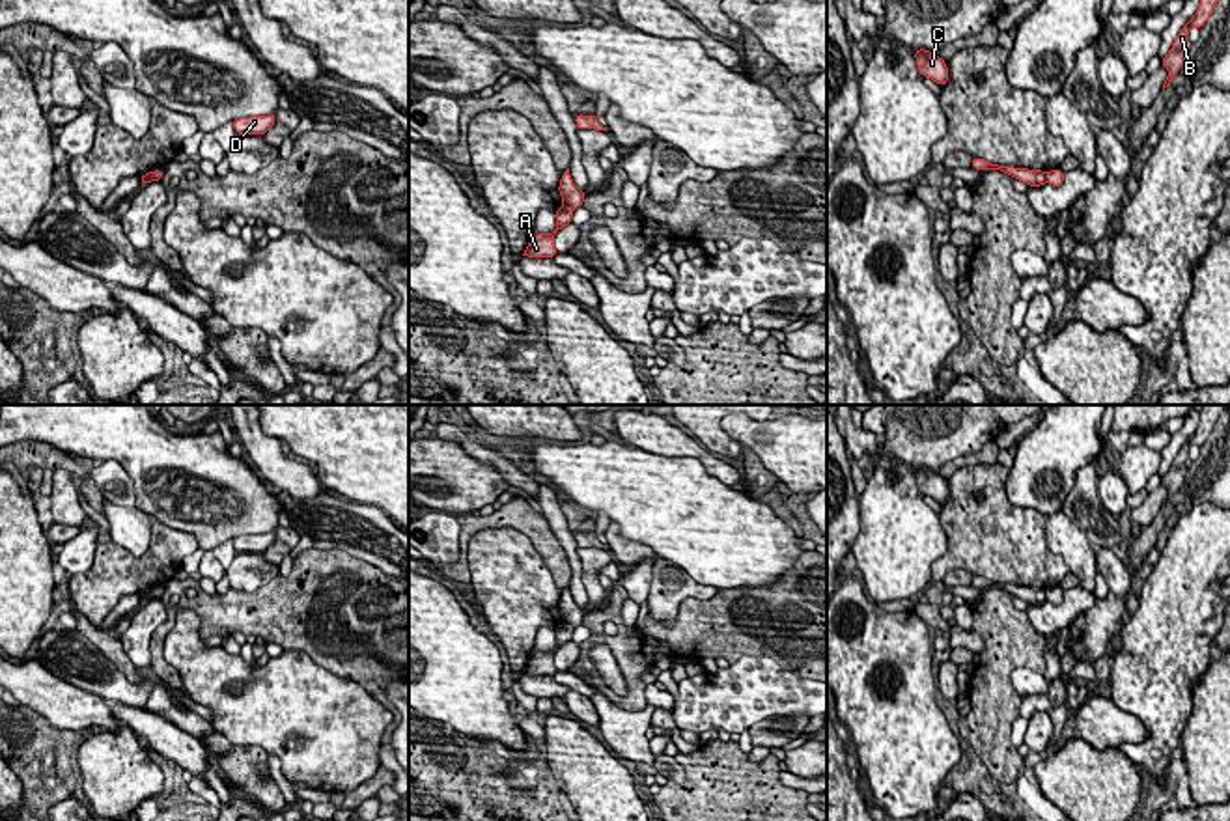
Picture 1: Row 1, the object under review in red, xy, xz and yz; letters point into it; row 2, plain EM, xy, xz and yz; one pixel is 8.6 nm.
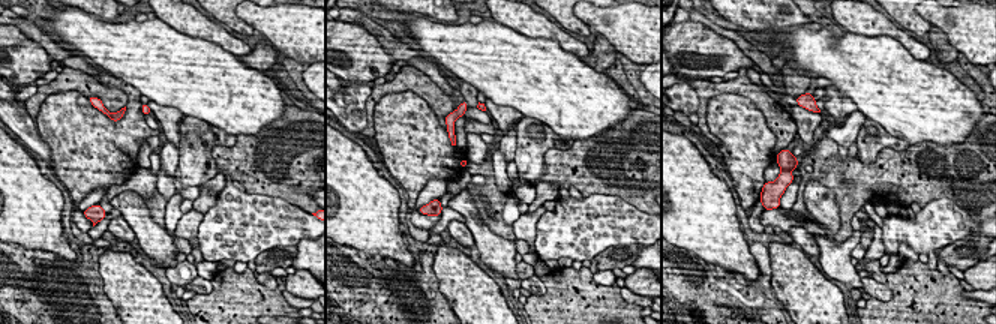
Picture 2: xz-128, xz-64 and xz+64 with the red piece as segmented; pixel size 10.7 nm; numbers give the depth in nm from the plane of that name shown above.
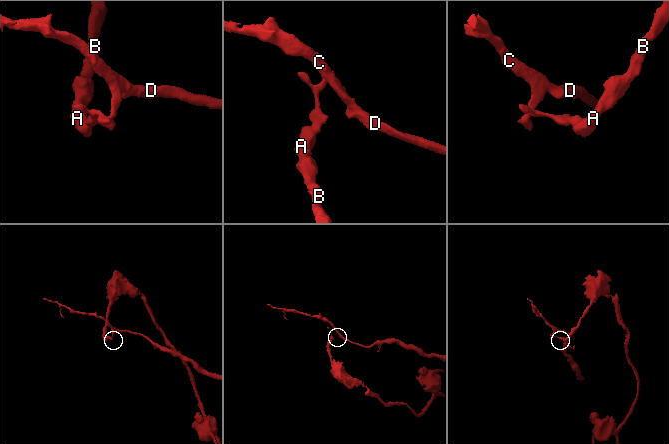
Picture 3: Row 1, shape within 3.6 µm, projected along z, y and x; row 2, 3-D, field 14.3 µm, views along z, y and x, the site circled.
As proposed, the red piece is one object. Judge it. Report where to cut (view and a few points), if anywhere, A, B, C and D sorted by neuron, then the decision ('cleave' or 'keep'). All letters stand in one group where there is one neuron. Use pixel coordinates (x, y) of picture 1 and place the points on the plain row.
xz (564, 622), (573, 626) | A B / C D | cleave

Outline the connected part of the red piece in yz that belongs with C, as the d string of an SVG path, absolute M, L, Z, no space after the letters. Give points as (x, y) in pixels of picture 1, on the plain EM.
M918 466L915 468L915 478L922 494L931 496L939 504L946 504L950 491L946 480L941 474L926 466Z

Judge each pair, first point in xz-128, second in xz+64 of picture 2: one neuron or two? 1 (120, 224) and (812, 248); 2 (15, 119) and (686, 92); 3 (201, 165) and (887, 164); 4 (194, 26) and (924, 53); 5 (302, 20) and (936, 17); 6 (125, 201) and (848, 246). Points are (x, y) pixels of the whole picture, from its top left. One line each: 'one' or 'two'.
1: one
2: one
3: two
4: one
5: one
6: one

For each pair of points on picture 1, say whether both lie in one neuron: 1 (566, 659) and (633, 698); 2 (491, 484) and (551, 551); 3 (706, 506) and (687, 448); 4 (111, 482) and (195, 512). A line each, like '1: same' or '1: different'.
1: different
2: different
3: different
4: different

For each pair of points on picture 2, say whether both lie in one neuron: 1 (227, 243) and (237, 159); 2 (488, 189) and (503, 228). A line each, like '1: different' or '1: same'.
1: different
2: same

